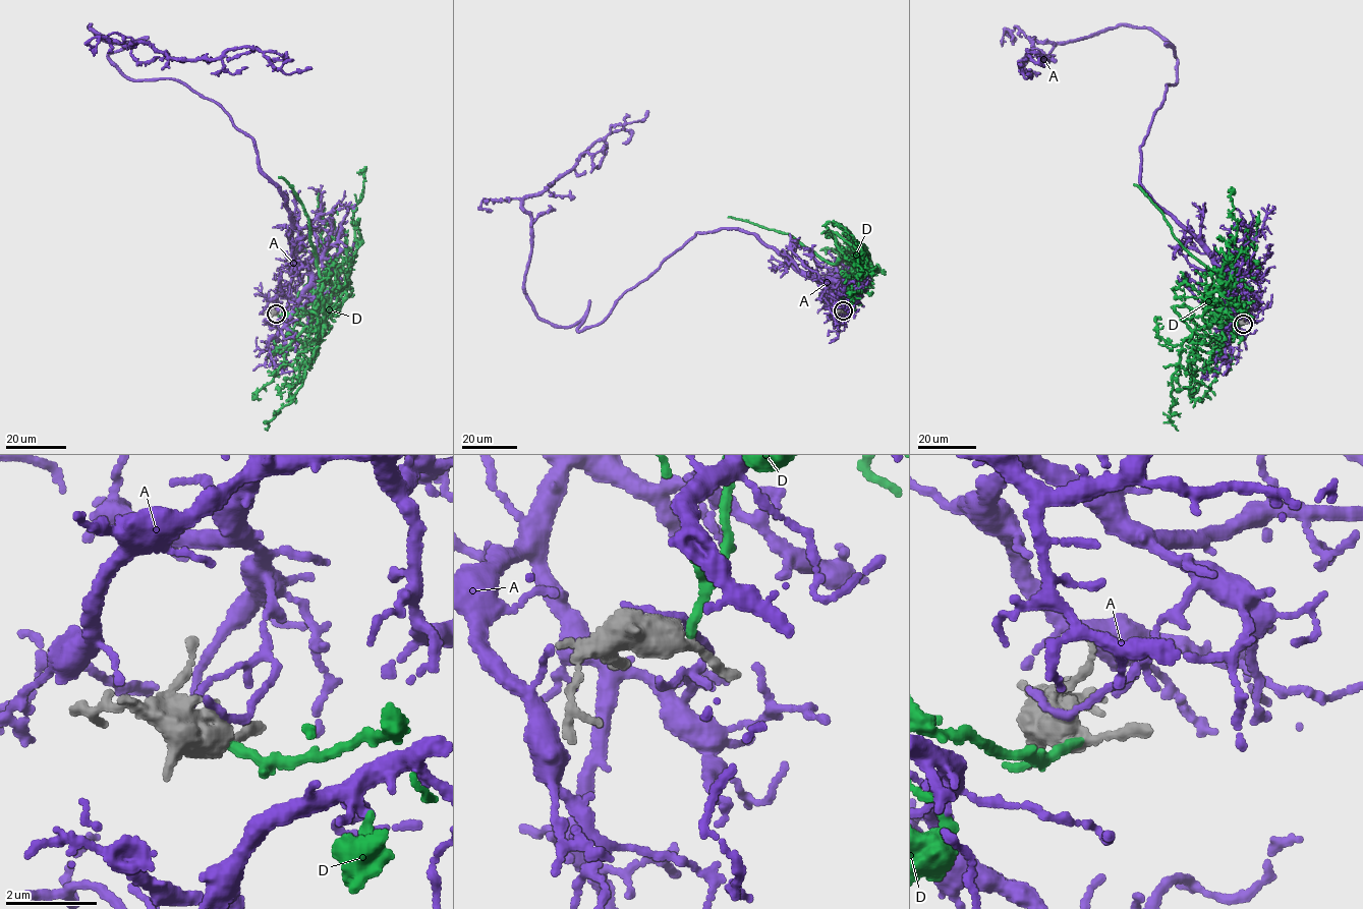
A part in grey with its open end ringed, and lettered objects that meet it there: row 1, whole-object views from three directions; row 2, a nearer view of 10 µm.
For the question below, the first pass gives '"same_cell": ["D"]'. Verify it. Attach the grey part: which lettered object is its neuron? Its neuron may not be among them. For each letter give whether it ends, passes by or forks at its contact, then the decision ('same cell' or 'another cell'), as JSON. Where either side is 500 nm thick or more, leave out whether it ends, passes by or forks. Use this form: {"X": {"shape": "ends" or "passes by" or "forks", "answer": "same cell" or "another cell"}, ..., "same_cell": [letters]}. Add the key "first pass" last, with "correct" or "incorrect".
{"A": {"shape": "ends", "answer": "another cell"}, "D": {"shape": "ends", "answer": "same cell"}, "same_cell": ["D"], "first pass": "correct"}

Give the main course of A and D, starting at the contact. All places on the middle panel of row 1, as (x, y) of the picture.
A: (841, 309), (753, 234), (720, 229), (698, 232), (598, 324), (538, 317), (524, 285), (522, 201), (648, 110)
D: (843, 310), (855, 269), (837, 246), (835, 232), (855, 246), (855, 241), (860, 243), (857, 265), (863, 271)

